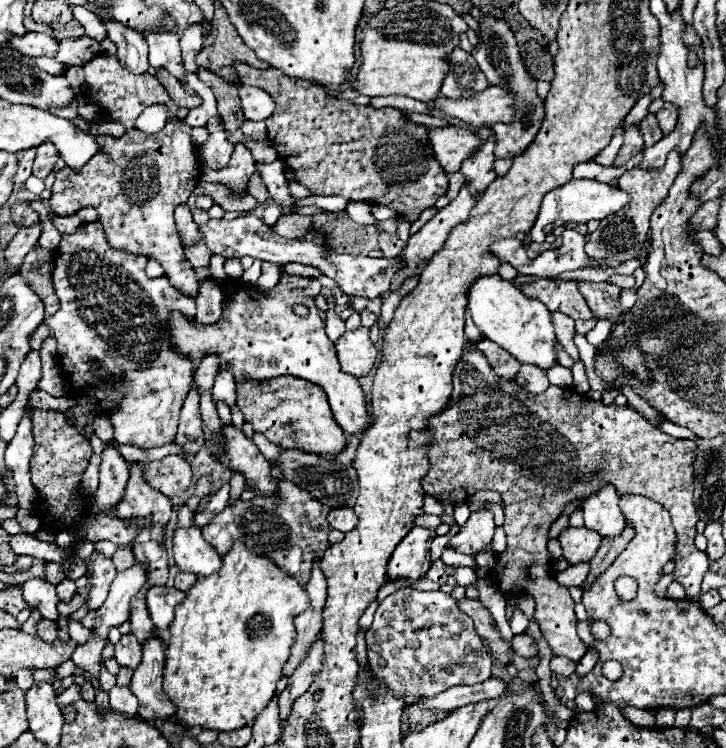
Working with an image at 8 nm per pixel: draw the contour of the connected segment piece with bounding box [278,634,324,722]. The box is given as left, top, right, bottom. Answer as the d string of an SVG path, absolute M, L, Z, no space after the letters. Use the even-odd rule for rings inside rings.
M322 634L308 646L306 658L298 664L298 668L294 670L294 674L288 680L286 690L280 694L278 706L280 706L280 718L282 722L288 718L288 712L292 708L292 700L296 700L296 696L300 696L300 692L306 692L308 686L312 684L314 676L320 672L322 668L322 656L324 656L324 640Z

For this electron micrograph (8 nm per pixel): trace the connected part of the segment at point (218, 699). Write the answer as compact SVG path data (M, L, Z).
M234 544L218 572L198 578L184 602L176 606L176 616L170 624L164 692L176 706L178 722L218 732L232 732L252 724L276 692L276 682L282 676L282 666L296 638L292 620L304 612L304 608L308 608L308 594L292 576L276 568L272 560L248 552L244 544Z

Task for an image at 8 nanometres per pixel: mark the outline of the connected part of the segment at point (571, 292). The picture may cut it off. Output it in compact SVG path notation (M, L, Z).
M536 278L534 282L526 282L518 286L522 292L528 292L528 296L536 296L540 302L548 306L550 312L560 310L568 314L574 320L588 320L592 316L592 310L584 302L582 294L576 288L576 282L566 280L550 280L550 278Z

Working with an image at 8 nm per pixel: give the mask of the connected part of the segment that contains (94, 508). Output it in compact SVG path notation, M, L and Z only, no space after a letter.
M114 440L104 442L100 464L100 486L94 494L90 512L110 512L110 508L124 494L124 482L128 482L128 462L118 452Z

